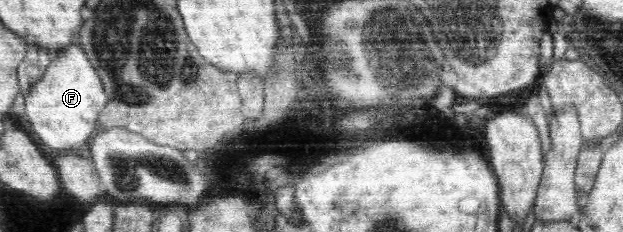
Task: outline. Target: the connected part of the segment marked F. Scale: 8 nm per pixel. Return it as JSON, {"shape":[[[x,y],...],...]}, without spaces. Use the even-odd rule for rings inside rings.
{"shape":[[[77,42],[69,44],[53,58],[45,73],[25,96],[25,115],[33,128],[33,136],[58,153],[85,152],[97,131],[99,113],[106,106],[108,95],[95,66]]]}

